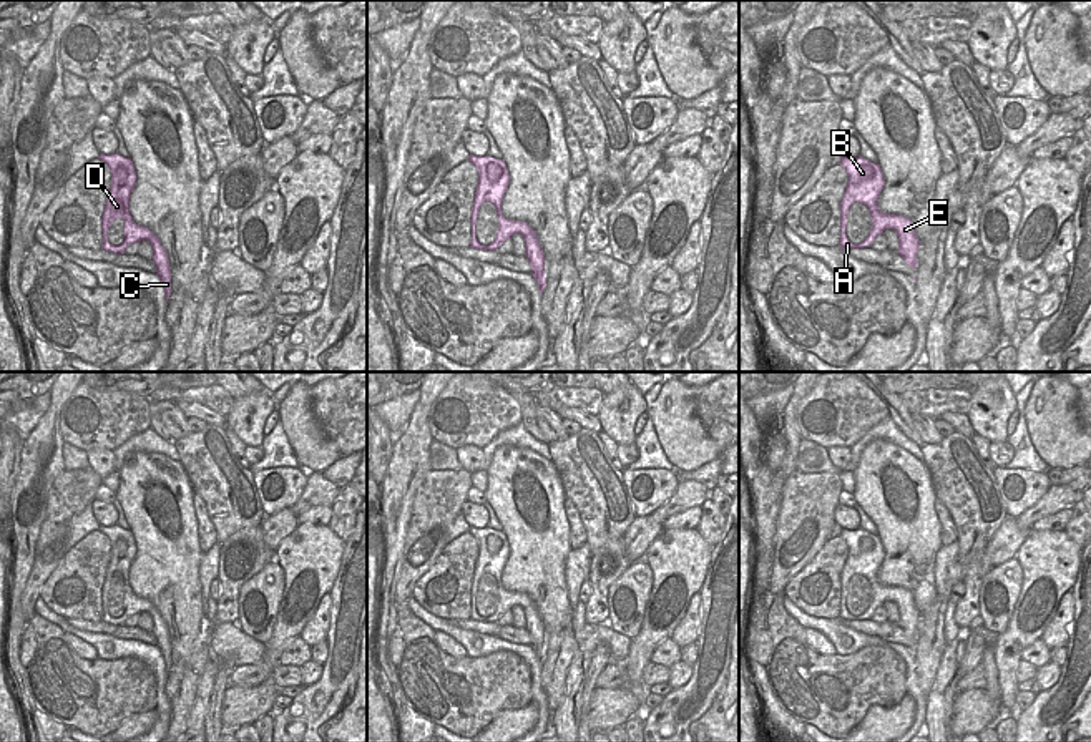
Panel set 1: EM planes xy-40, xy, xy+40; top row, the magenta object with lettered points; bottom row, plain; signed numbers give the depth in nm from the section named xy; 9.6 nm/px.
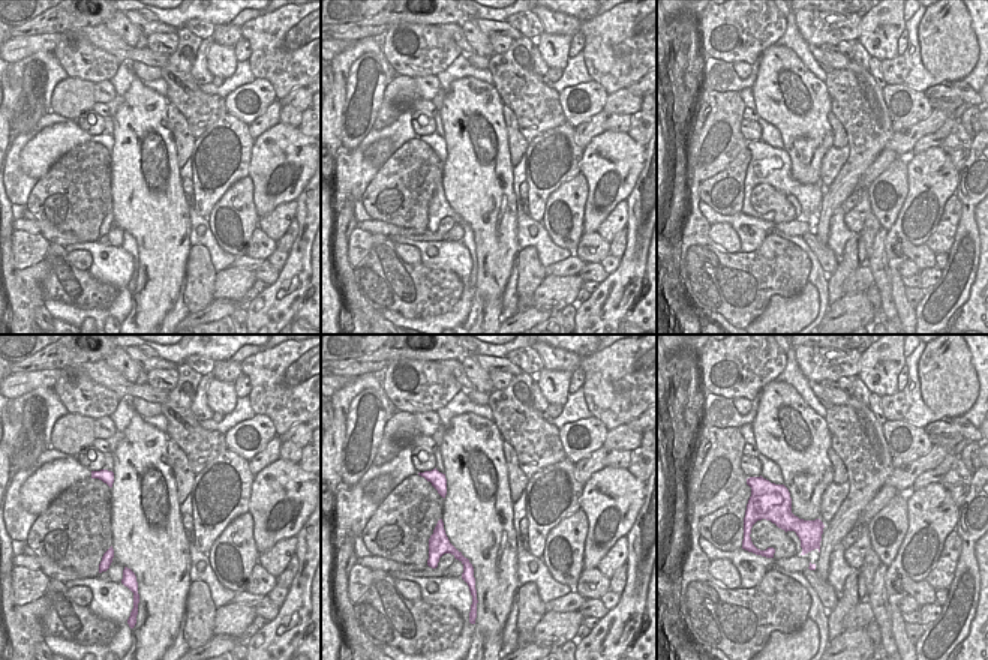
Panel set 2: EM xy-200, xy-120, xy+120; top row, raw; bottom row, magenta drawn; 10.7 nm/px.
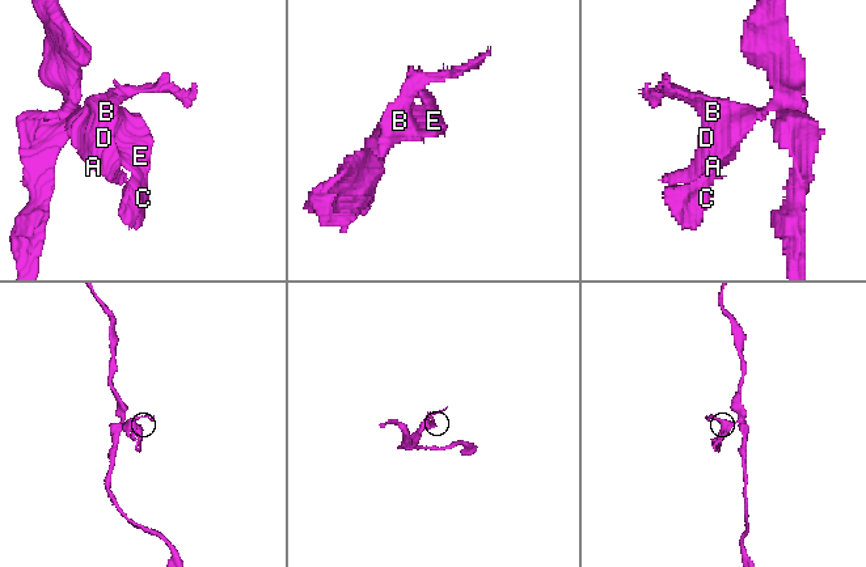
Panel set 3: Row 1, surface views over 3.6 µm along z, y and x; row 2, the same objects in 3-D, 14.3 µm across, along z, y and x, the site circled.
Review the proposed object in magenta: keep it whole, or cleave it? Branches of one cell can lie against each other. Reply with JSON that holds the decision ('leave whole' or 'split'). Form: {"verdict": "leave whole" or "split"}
{"verdict": "leave whole"}

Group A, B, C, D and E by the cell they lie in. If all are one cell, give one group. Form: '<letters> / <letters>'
A B C D E

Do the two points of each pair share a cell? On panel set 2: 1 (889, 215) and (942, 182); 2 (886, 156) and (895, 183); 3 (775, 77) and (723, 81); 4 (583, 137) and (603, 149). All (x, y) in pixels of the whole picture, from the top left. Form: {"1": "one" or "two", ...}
{"1": "two", "2": "two", "3": "two", "4": "two"}

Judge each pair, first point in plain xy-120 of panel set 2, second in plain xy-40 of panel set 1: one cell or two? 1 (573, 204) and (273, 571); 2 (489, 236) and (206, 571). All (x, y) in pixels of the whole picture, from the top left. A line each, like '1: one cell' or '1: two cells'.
1: one cell
2: two cells

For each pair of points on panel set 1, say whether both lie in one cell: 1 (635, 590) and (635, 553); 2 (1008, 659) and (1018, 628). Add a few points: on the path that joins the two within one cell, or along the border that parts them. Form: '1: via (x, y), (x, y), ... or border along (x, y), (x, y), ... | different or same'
1: border along (643, 558), (630, 565) | different
2: via (1015, 651), (1017, 636) | same

